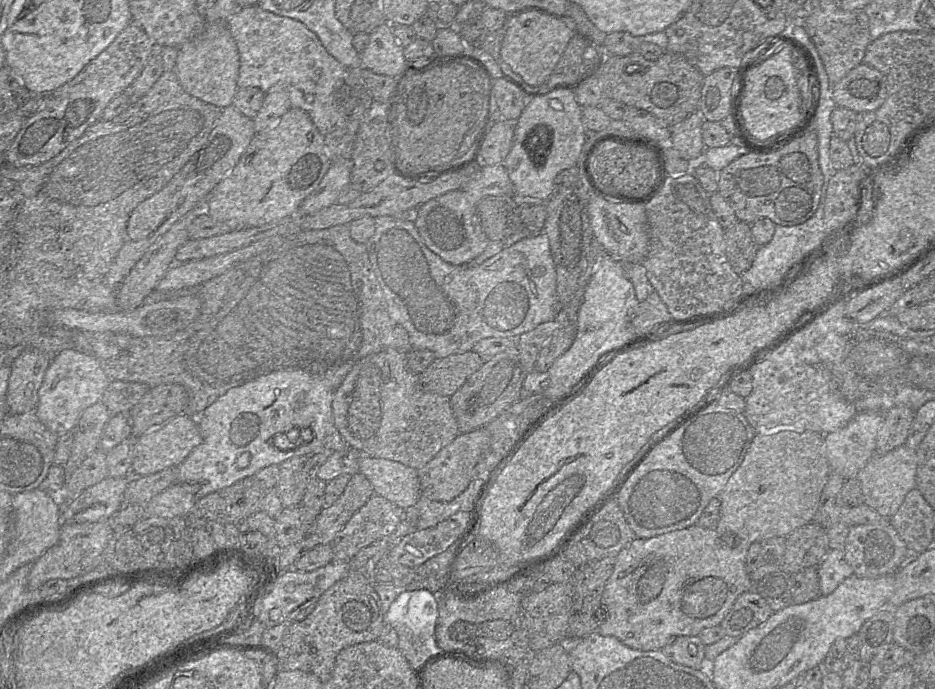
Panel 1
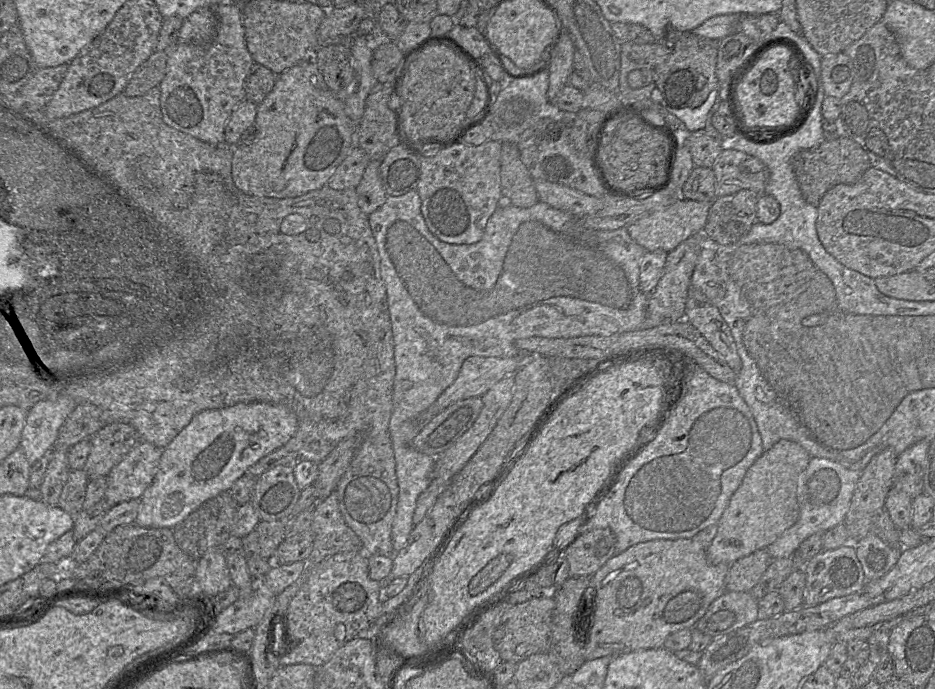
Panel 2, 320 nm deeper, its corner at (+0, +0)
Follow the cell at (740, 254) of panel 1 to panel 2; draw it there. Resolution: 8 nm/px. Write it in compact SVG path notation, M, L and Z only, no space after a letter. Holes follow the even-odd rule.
M744 189L716 197L711 204L703 235L709 244L727 246L737 243L757 222L759 194Z

